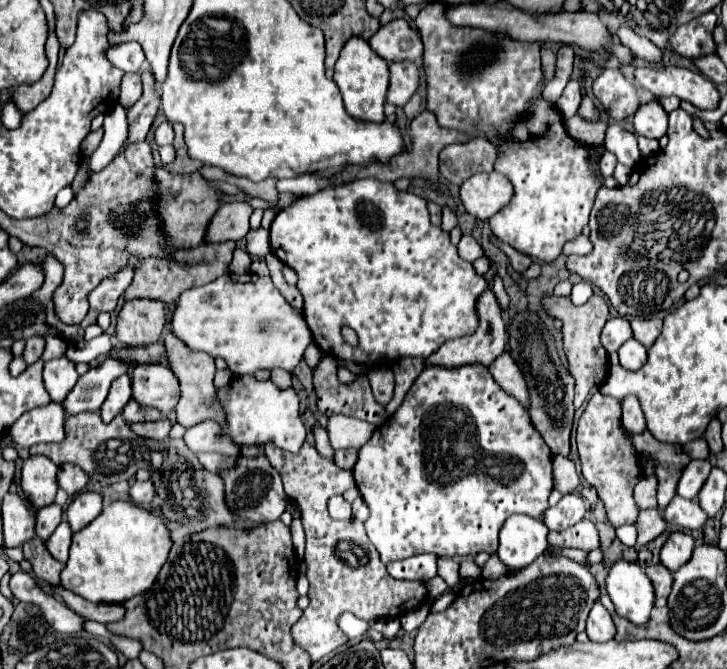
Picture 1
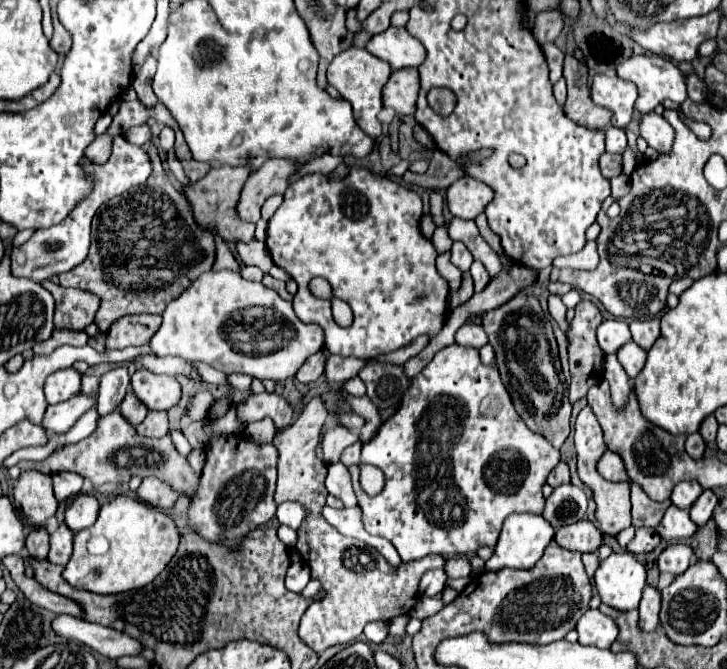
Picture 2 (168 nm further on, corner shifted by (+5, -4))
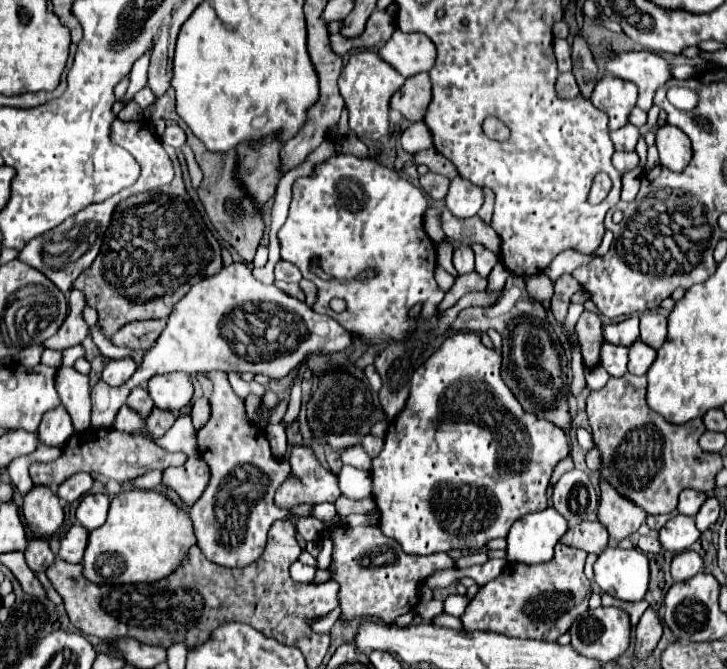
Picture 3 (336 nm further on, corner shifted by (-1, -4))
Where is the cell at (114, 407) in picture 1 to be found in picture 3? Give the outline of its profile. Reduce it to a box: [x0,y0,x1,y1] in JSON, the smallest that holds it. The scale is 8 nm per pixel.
[103,358,137,384]

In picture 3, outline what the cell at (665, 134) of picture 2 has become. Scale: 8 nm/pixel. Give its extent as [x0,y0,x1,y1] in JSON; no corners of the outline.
[657,126,691,172]

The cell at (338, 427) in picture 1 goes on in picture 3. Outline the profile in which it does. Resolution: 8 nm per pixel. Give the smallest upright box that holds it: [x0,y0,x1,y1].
[341,446,371,472]

